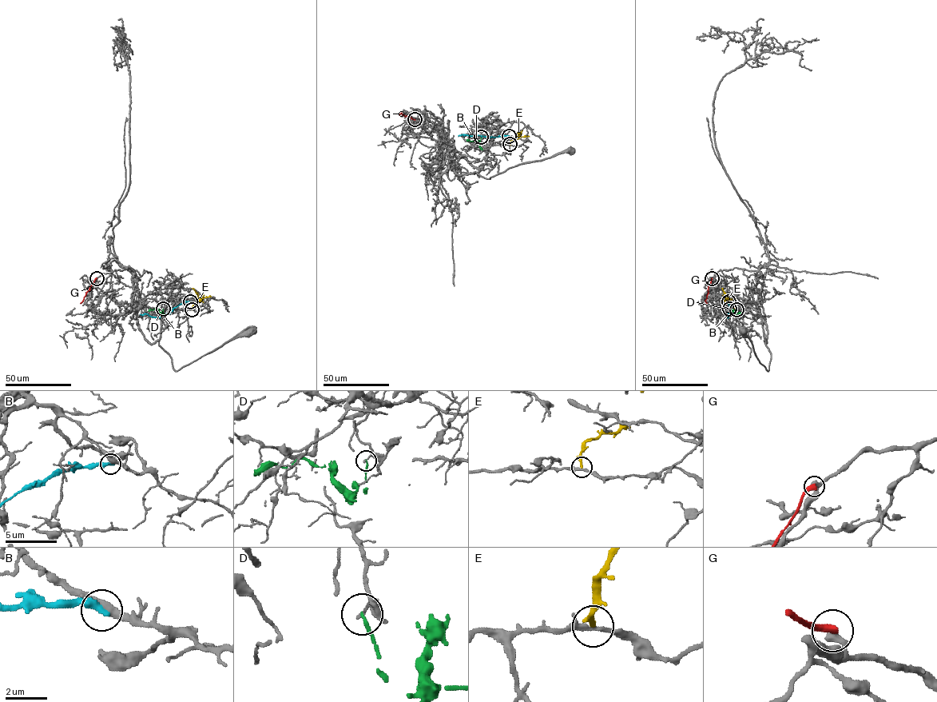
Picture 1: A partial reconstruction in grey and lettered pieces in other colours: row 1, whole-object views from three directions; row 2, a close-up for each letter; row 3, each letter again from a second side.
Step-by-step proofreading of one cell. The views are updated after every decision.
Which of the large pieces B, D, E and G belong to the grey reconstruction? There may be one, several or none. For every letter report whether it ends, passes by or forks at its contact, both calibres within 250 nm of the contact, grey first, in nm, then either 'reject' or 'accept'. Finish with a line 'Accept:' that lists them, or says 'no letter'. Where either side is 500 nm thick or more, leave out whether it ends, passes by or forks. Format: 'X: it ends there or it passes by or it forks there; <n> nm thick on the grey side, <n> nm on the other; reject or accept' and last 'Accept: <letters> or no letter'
B: it ends there; 400 nm thick on the grey side, 380 nm on the other; reject
D: it ends there; 110 nm thick on the grey side, 150 nm on the other; reject
E: it ends there; 170 nm thick on the grey side, 240 nm on the other; reject
G: it ends there; 420 nm thick on the grey side, 420 nm on the other; reject
Accept: no letter

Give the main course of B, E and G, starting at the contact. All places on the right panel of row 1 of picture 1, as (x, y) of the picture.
B: (728, 301), (728, 317), (726, 313), (728, 314)
E: (736, 309), (721, 288)
G: (712, 278), (704, 301), (707, 303)

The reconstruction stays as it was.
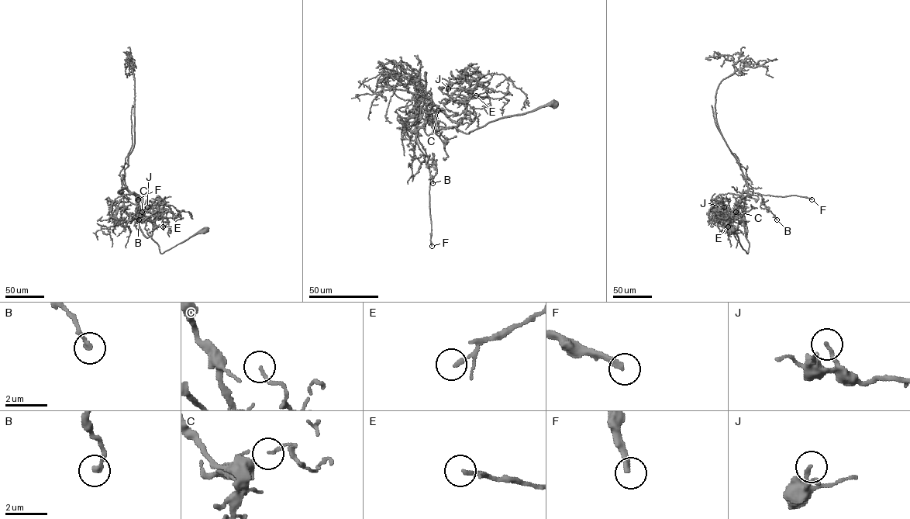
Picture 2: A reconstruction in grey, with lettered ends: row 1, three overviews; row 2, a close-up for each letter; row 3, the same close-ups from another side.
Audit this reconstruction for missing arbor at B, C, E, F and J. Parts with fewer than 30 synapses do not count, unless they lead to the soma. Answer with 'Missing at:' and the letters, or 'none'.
Missing at: F

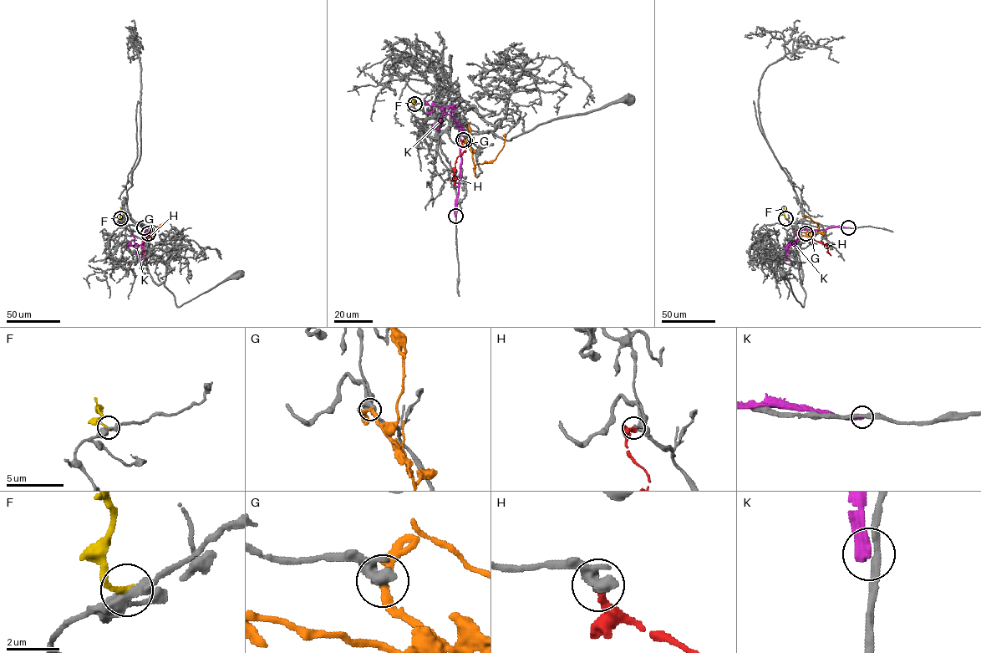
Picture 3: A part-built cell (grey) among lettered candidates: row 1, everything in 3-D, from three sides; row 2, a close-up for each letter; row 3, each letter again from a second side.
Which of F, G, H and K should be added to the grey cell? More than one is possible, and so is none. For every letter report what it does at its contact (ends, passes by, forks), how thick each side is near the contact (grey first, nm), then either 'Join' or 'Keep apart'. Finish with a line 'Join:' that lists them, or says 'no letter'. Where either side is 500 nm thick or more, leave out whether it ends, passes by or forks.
F: It ends there. Thickness 420 nm (grey) against 190 nm. Keep apart
G: Thickness 600 nm (grey) against 240 nm. Keep apart
H: It ends there. Thickness 320 nm (grey) against 360 nm. Join
K: It ends there. Thickness 320 nm (grey) against 480 nm. Keep apart
Join: H

